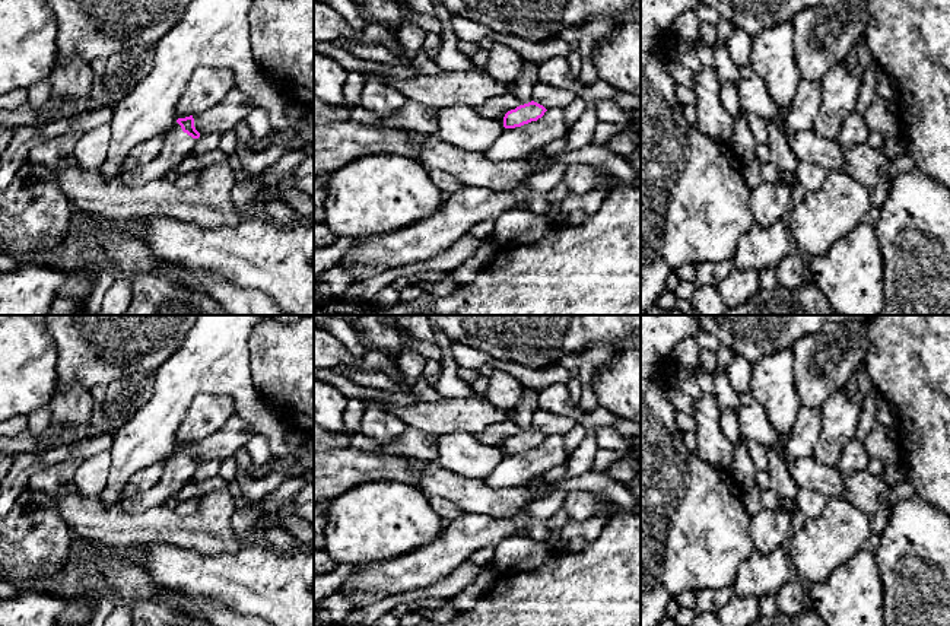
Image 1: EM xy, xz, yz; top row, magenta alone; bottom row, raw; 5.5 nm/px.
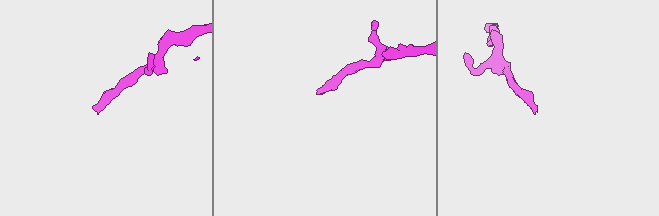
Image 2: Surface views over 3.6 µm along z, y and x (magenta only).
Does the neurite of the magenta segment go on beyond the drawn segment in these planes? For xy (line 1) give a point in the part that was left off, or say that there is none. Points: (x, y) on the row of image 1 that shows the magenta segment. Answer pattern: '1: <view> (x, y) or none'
1: xy (177, 145)

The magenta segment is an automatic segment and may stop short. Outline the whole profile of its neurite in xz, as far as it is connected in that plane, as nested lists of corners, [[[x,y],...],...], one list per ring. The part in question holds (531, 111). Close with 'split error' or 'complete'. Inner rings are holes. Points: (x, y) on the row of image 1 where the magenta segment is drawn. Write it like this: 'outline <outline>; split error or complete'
outline [[[534,101],[520,105],[515,109],[511,109],[505,114],[503,127],[515,128],[515,127],[528,124],[531,121],[537,121],[538,118],[541,118],[544,115],[546,111],[547,109],[543,105],[540,105]]]; complete

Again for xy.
outline [[[193,115],[178,118],[165,134],[159,155],[142,166],[121,172],[120,178],[128,187],[142,187],[152,179],[163,178],[172,169],[179,168],[187,155],[191,155],[198,137]]]; split error

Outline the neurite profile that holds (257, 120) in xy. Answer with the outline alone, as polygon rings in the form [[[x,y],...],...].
[[[254,107],[250,111],[245,117],[245,123],[248,124],[252,136],[258,139],[264,137],[271,128],[267,109],[260,107]]]

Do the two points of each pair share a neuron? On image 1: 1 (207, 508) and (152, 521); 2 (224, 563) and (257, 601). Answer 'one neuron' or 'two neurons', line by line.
1: one neuron
2: one neuron

